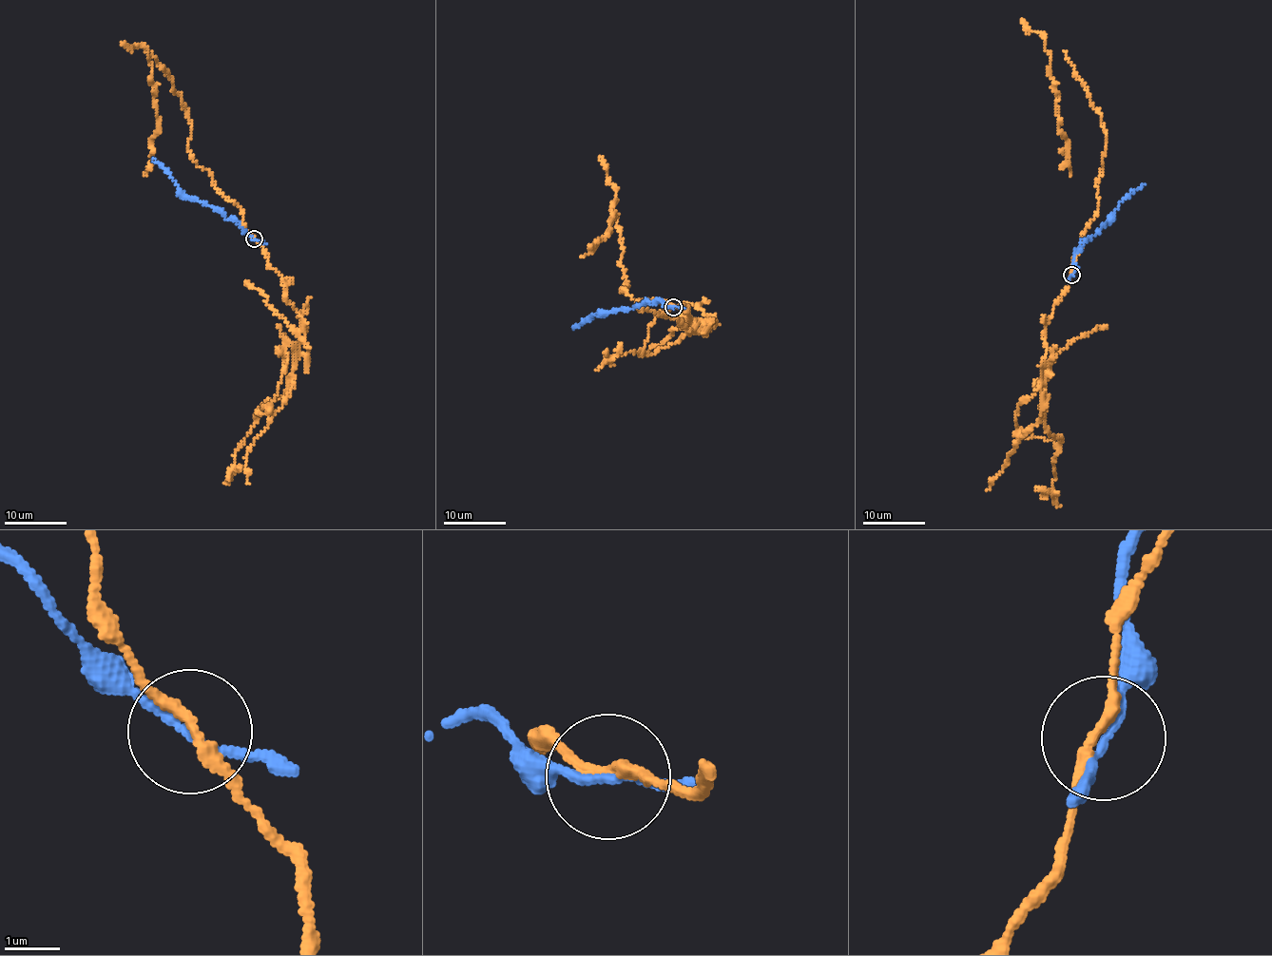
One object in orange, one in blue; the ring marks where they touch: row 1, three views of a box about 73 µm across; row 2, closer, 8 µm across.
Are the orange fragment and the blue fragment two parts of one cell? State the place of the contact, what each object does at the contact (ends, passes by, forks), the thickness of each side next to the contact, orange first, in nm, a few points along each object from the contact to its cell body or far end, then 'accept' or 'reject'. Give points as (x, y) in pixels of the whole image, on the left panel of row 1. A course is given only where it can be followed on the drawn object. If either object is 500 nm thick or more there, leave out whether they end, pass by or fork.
(254, 238) | orange passes by | blue passes by | 200/120 nm | orange via (254, 238), (239, 207), (195, 162), (188, 110), (149, 51), (158, 130), (144, 175) | blue via (254, 238), (234, 219), (225, 219), (219, 211), (201, 200), (184, 199), (164, 167), (151, 158) | reject

